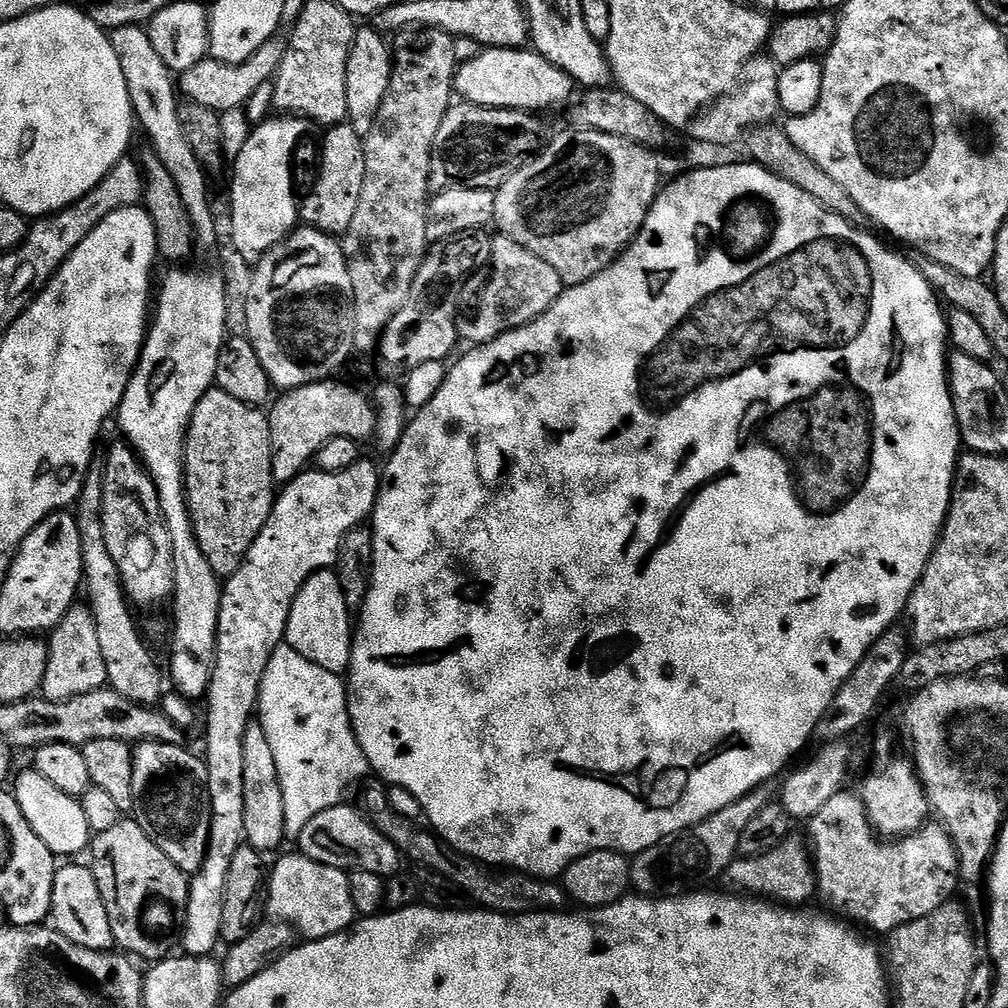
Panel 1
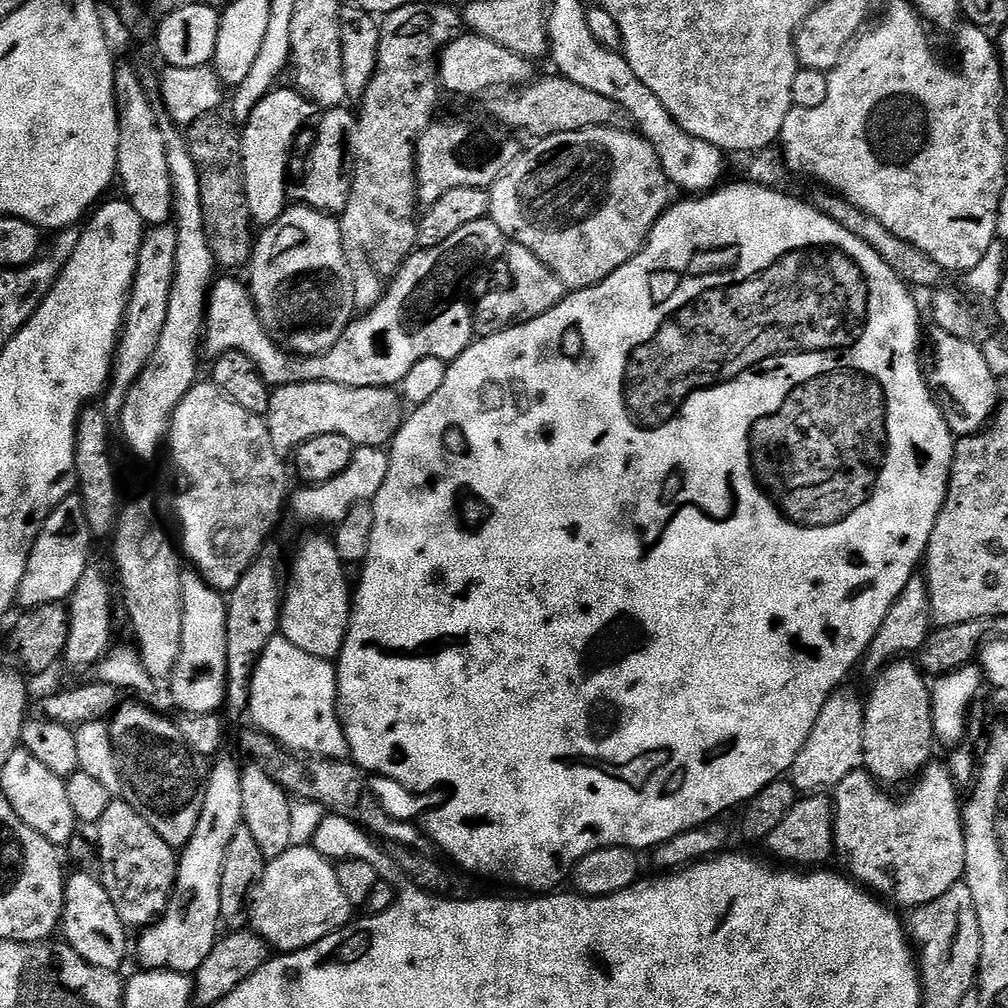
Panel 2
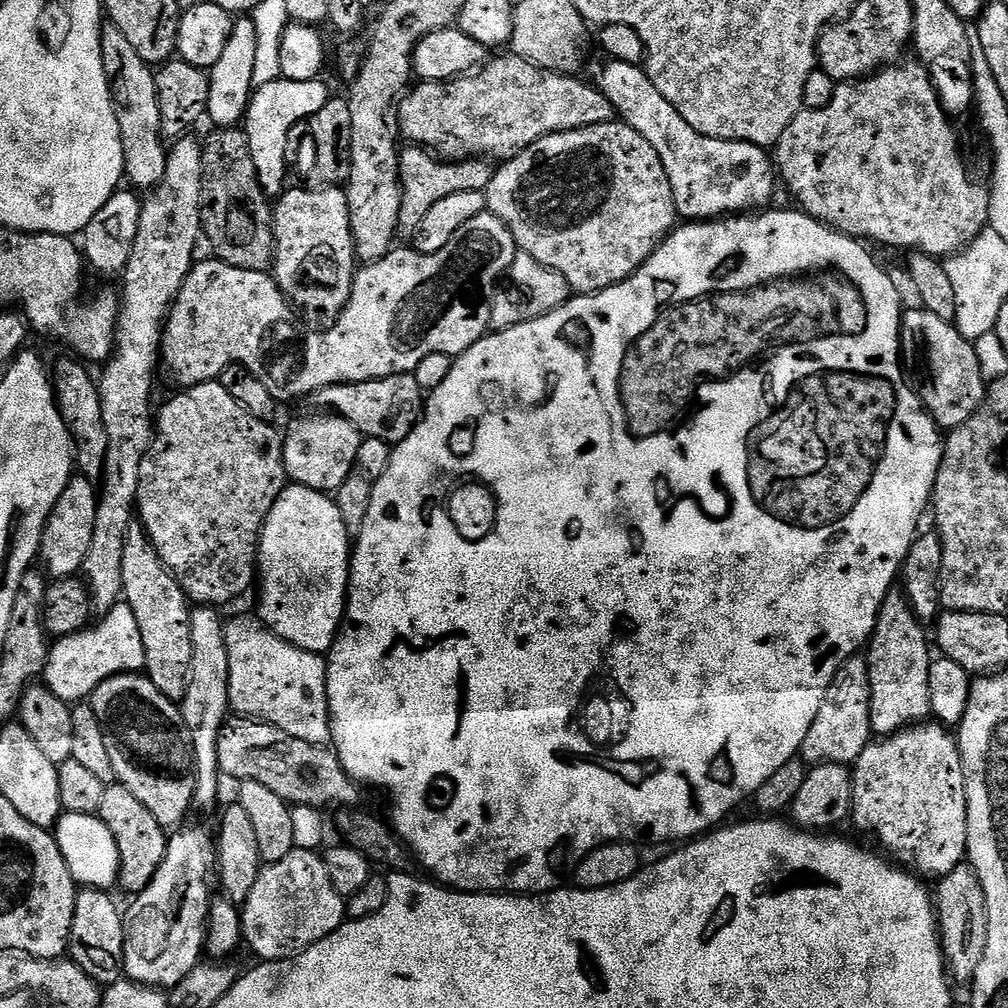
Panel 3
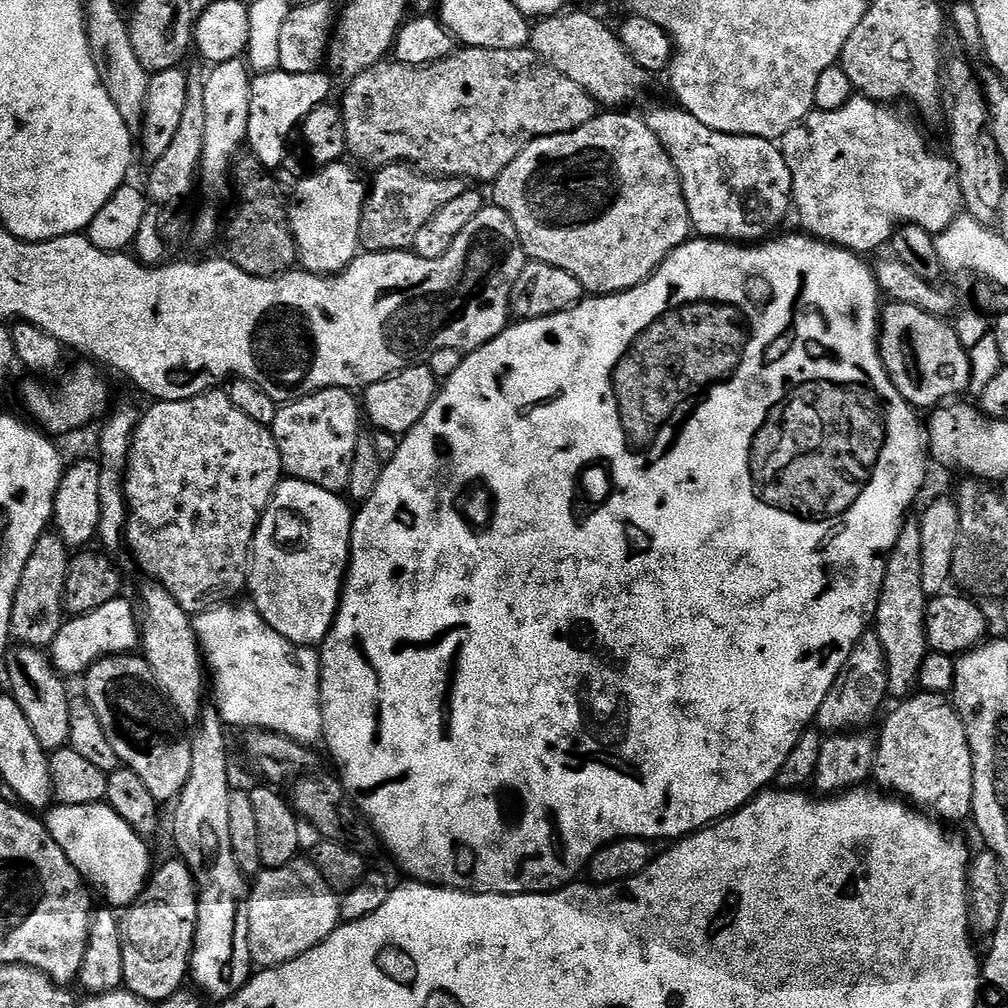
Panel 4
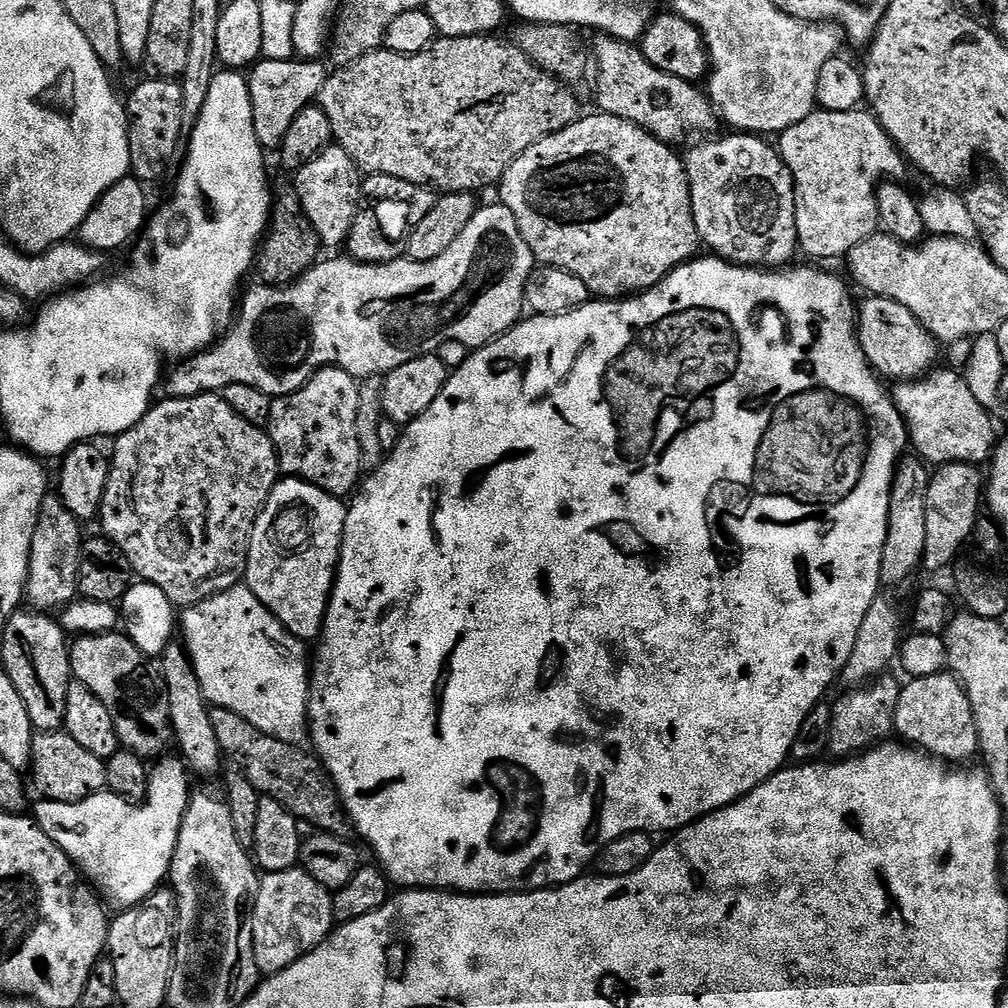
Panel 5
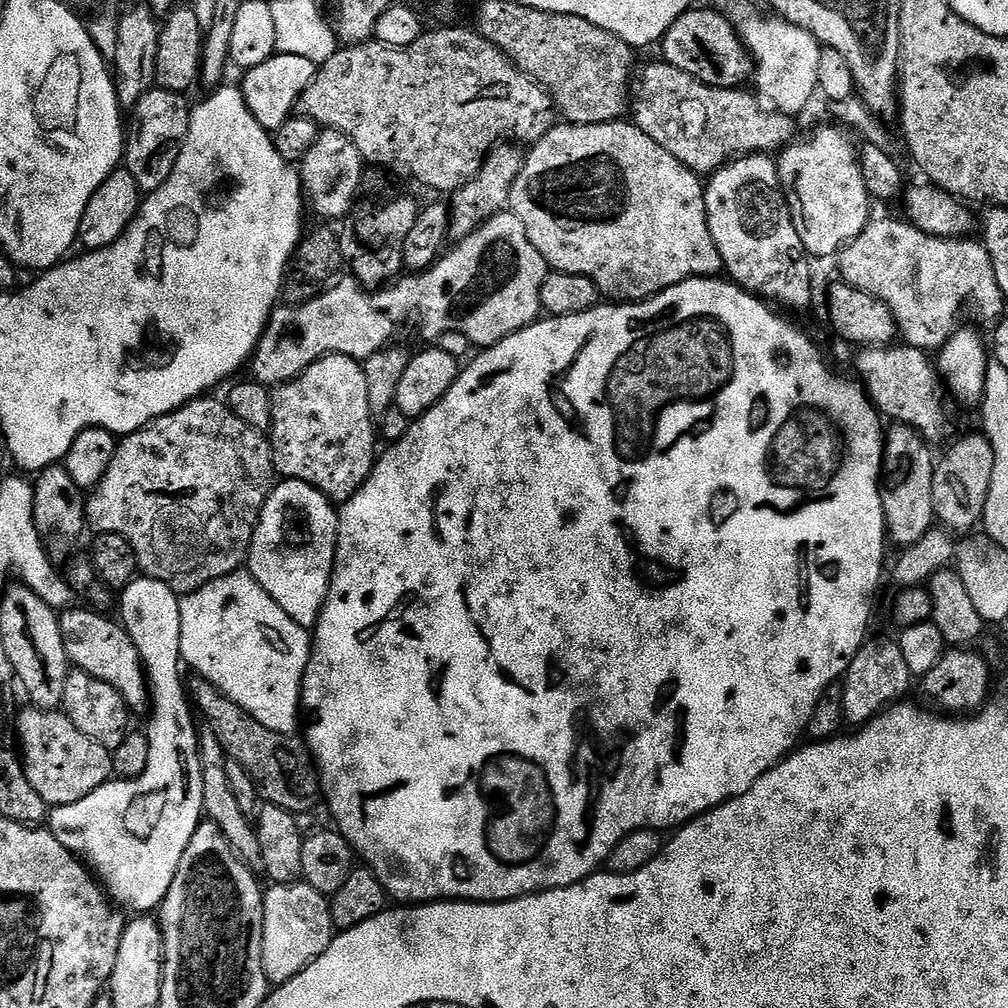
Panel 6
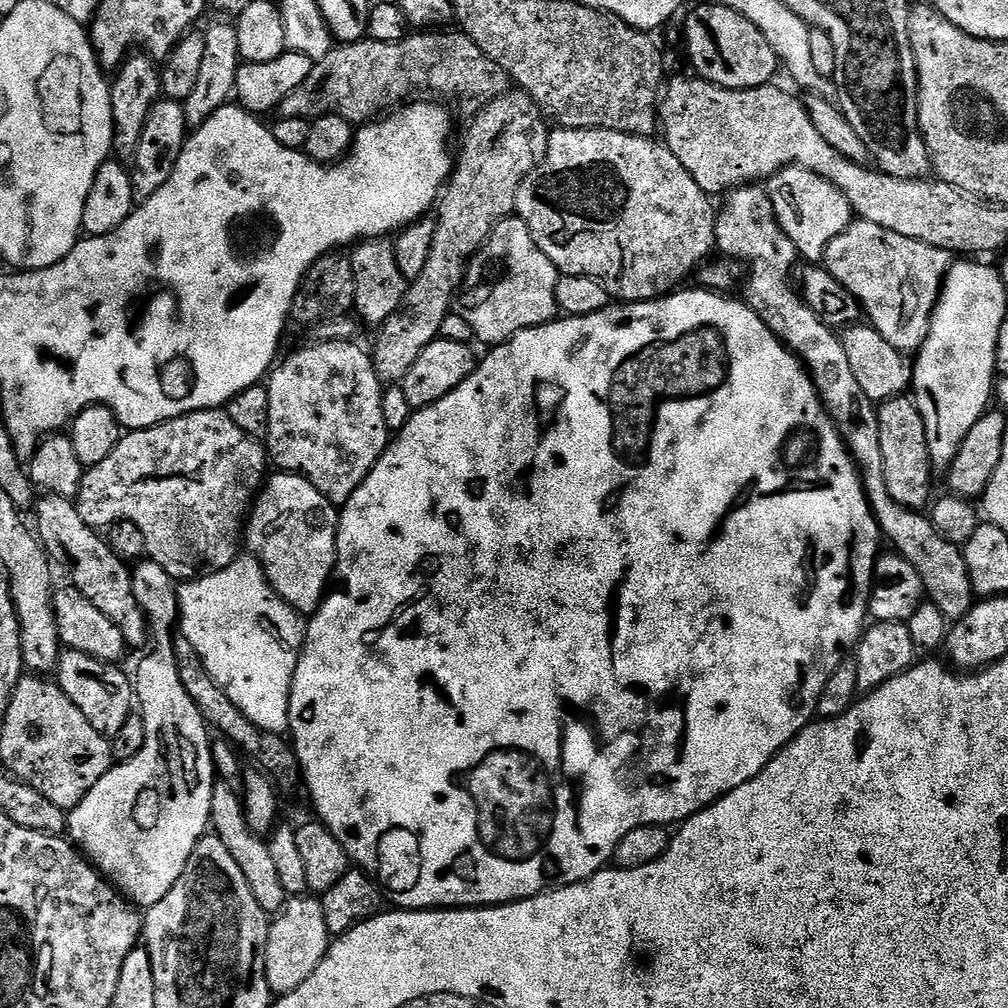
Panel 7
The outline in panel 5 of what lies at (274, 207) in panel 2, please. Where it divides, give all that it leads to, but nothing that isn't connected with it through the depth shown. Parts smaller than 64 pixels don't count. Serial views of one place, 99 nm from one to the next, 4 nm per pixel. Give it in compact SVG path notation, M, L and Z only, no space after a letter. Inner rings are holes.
M299 58L261 59L251 69L247 81L254 114L254 130L258 142L264 149L279 149L282 138L286 138L286 130L290 130L290 122L294 122L294 118L298 118L300 111L309 107L319 97L326 75L326 69L320 64L322 63Z

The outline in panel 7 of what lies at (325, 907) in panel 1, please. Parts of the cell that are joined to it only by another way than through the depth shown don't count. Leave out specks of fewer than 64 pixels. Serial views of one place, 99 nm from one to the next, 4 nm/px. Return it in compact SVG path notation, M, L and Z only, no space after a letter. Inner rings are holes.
M308 894L289 899L279 915L271 921L268 929L268 945L264 959L268 989L277 997L298 990L298 986L302 986L302 982L306 982L306 978L314 974L314 970L328 953L329 943L330 937L320 900Z

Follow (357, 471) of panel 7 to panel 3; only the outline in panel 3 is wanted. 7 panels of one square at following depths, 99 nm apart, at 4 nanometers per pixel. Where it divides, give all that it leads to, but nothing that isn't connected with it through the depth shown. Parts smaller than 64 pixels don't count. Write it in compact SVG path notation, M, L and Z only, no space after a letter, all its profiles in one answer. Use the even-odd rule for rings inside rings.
M316 414L296 420L283 433L284 442L284 475L293 484L301 484L315 492L334 494L357 471L358 450L362 439L360 431L346 418L335 414Z

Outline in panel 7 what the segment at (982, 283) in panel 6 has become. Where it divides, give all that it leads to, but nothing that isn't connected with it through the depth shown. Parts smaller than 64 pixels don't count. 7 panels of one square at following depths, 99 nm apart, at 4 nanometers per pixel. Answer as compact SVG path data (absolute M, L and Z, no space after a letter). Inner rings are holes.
M856 218L848 225L830 246L826 246L823 267L827 268L839 284L846 289L848 295L858 301L867 323L890 342L900 352L915 354L919 352L922 342L928 333L932 321L932 312L940 301L940 289L944 286L944 278L954 263L953 253L930 246L914 238L902 238L902 234L894 234L894 230L882 230L882 226L874 226L874 222Z

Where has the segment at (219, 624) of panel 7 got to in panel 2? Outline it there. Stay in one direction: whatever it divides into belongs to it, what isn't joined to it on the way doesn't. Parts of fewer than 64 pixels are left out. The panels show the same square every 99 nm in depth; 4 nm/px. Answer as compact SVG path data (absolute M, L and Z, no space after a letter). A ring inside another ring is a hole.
M282 634L273 636L252 669L247 715L252 716L256 723L253 725L259 731L274 737L289 753L326 760L343 760L349 755L348 740L344 737L344 725L340 722L336 706L335 667L314 654L306 654L306 650L298 650L298 646L294 646L294 642L290 642Z

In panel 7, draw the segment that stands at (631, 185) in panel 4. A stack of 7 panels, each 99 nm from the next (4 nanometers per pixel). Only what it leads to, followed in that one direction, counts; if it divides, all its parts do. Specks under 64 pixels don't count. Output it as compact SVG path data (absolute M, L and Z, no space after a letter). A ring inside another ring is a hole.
M560 128L553 131L548 138L546 158L518 186L515 215L520 217L526 226L530 226L530 234L534 242L538 242L538 250L554 262L554 266L565 276L589 276L600 280L608 291L609 297L620 302L639 302L642 300L659 300L661 296L671 293L688 275L695 273L700 265L713 255L716 248L717 209L712 209L709 193L703 192L690 178L690 170L674 158L674 154L663 143L647 136L633 136L630 132L616 132L605 128Z

